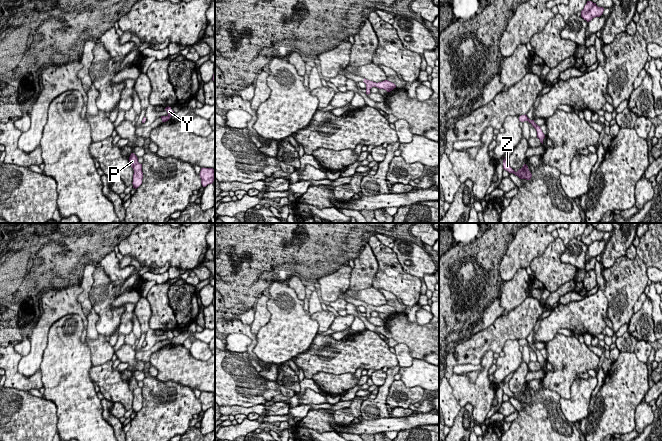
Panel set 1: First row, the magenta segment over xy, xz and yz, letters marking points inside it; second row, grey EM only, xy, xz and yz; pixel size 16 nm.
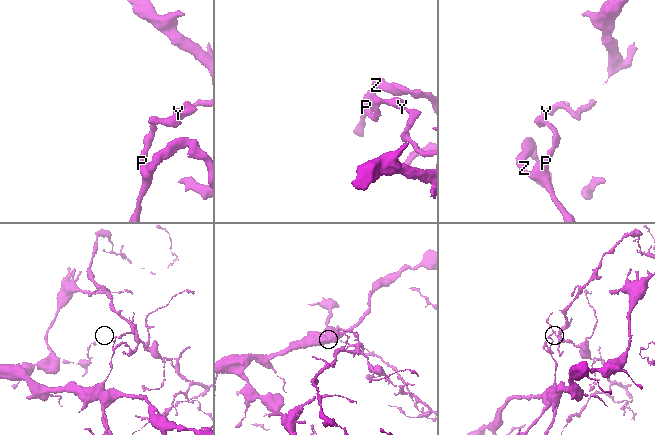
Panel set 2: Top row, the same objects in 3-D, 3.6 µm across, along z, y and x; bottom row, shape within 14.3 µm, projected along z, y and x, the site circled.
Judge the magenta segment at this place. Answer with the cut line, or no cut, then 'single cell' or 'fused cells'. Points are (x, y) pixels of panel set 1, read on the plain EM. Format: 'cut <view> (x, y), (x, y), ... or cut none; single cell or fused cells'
cut yz (529, 344), (530, 346); fused cells

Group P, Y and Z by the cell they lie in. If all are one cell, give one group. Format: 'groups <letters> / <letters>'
groups P Z / Y

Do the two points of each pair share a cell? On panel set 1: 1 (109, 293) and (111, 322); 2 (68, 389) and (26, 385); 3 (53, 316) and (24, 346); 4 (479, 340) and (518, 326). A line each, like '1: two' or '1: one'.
1: one
2: two
3: two
4: one

